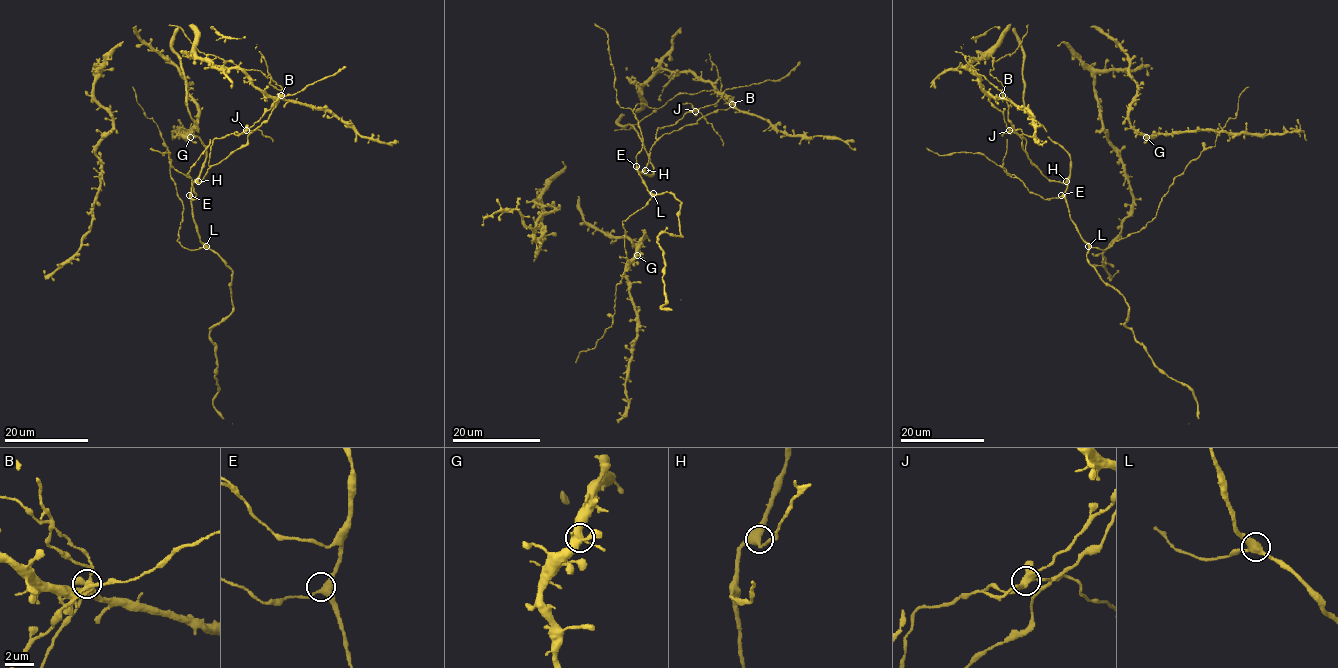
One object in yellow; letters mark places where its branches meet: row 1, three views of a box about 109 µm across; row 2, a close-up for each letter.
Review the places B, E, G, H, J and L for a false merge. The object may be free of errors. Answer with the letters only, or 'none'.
J

